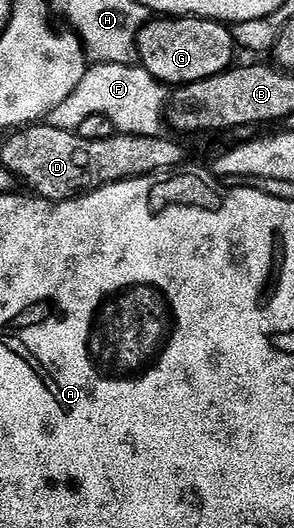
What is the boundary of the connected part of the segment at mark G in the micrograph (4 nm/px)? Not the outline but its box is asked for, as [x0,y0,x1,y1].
[136,16,238,86]

